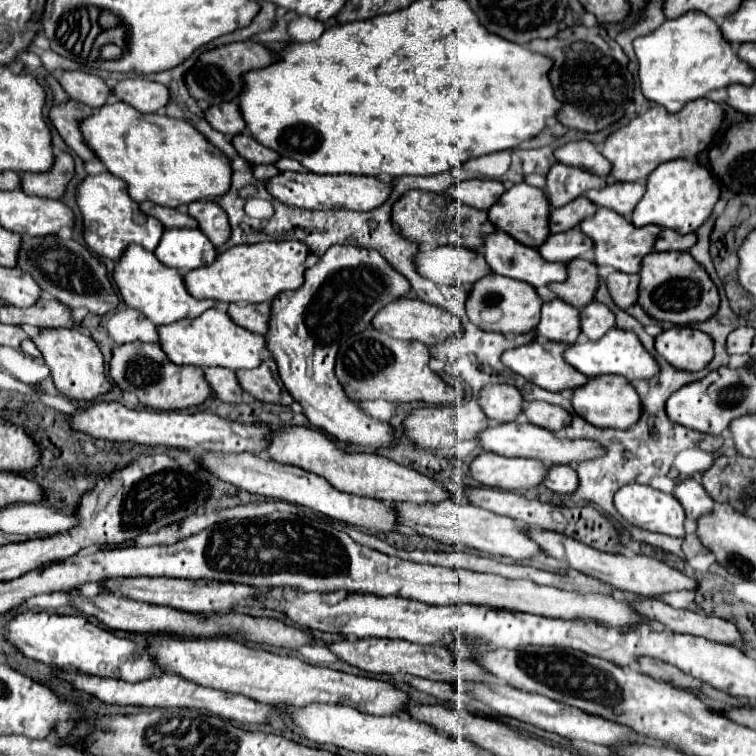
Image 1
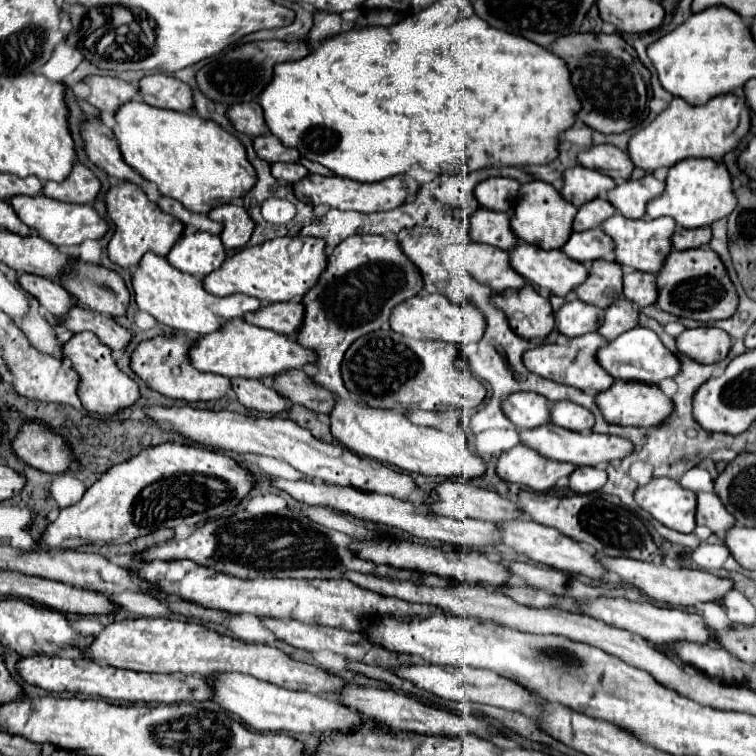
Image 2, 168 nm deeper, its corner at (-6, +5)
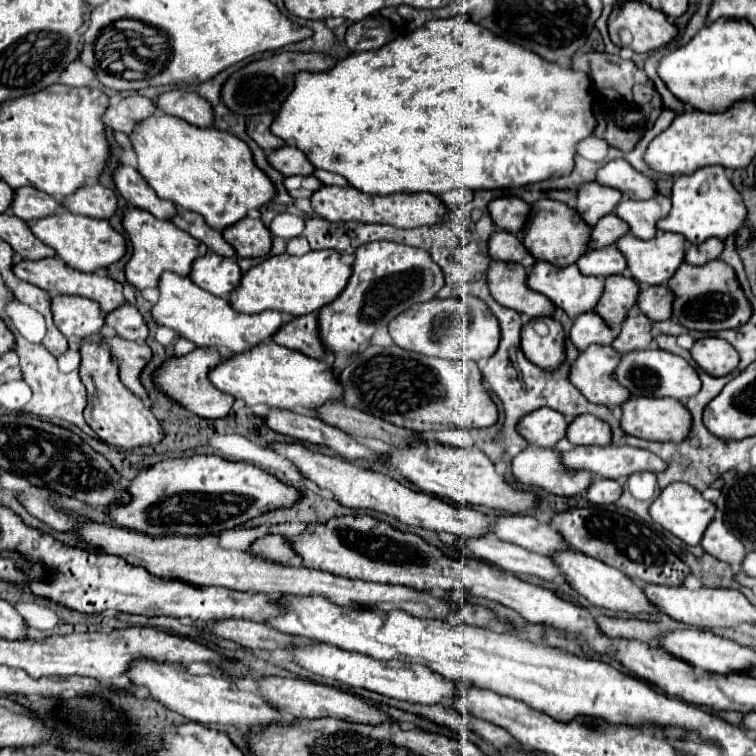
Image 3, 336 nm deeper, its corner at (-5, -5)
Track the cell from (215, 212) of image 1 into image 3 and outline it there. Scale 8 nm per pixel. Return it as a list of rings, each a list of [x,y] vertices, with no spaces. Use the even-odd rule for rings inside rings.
[[[244,218],[238,224],[226,228],[224,238],[234,246],[240,258],[260,258],[266,256],[272,248],[272,234],[262,224],[260,218]]]

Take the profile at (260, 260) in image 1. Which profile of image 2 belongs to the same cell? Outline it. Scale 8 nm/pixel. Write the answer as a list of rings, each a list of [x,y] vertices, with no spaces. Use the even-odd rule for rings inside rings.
[[[275,238],[259,246],[243,248],[235,256],[227,258],[217,272],[211,272],[211,276],[203,278],[203,286],[207,292],[215,296],[229,296],[229,294],[247,294],[261,302],[287,302],[287,300],[301,300],[303,294],[317,284],[319,274],[323,272],[327,264],[325,256],[325,242],[319,238],[301,238],[303,246],[299,252],[291,252],[289,238]]]

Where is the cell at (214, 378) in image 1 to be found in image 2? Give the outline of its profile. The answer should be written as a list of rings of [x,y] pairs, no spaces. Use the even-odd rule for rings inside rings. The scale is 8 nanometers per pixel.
[[[231,380],[231,386],[237,394],[237,400],[249,410],[275,414],[287,408],[283,396],[259,380]]]

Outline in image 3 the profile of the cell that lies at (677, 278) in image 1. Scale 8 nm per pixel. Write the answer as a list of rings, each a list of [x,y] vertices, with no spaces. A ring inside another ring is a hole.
[[[714,260],[704,266],[692,266],[684,262],[670,278],[668,286],[676,294],[674,318],[690,330],[716,332],[716,330],[744,326],[750,320],[752,306],[740,288],[736,272],[722,260]]]

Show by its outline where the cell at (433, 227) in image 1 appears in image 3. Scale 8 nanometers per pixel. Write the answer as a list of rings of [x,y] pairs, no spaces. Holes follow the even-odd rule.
[[[496,230],[492,234],[492,238],[490,238],[490,256],[494,260],[522,264],[528,270],[536,262],[536,258],[522,246],[522,240],[516,234],[510,234],[510,232],[504,232],[504,230]]]

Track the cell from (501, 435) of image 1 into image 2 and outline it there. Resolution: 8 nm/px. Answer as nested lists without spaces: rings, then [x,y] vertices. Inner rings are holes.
[[[551,422],[539,428],[531,428],[531,430],[519,428],[519,438],[521,438],[521,444],[533,448],[541,456],[557,460],[557,462],[569,462],[575,466],[597,466],[601,462],[621,460],[633,452],[633,444],[625,438],[611,436],[611,434],[597,434],[597,432],[573,432],[567,428],[559,428],[557,424],[551,424]]]

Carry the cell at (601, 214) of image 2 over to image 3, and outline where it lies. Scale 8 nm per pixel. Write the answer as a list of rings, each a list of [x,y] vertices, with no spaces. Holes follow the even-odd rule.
[[[608,214],[592,228],[588,246],[592,250],[606,248],[606,246],[614,244],[618,238],[622,238],[622,234],[628,234],[628,232],[630,232],[630,226],[622,218],[618,218],[616,214]]]

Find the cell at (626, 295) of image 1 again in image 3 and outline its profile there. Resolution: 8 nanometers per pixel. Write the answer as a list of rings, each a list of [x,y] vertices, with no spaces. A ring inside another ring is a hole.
[[[650,286],[648,290],[640,292],[638,298],[638,308],[654,322],[658,320],[668,320],[672,314],[672,302],[674,294],[668,286]]]

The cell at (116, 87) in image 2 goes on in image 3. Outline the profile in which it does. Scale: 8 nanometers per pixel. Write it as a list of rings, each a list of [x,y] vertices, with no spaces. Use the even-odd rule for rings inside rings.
[[[140,94],[122,98],[118,104],[110,106],[104,114],[104,124],[108,128],[112,128],[114,132],[124,132],[124,134],[132,134],[134,126],[146,118],[150,118],[152,114],[156,114],[156,104],[150,98],[144,98]]]

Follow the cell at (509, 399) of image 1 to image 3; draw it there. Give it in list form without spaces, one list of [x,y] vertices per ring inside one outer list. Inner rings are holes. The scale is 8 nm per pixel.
[[[538,408],[520,420],[518,432],[534,446],[552,448],[566,438],[566,418],[552,408]]]

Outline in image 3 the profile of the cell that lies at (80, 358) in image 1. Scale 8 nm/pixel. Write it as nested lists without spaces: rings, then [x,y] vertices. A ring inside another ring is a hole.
[[[82,342],[80,354],[82,354],[80,378],[88,390],[88,406],[84,410],[84,418],[88,426],[100,436],[100,440],[124,450],[160,444],[166,432],[162,430],[152,410],[138,396],[126,390],[126,386],[120,382],[120,366],[114,360],[110,348],[104,344]]]

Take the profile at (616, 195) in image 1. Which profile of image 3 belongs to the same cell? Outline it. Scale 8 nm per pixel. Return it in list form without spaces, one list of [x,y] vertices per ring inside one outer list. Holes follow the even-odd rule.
[[[656,196],[652,200],[630,200],[622,198],[614,214],[628,222],[630,232],[640,240],[650,240],[656,236],[656,222],[670,212],[670,198]]]

